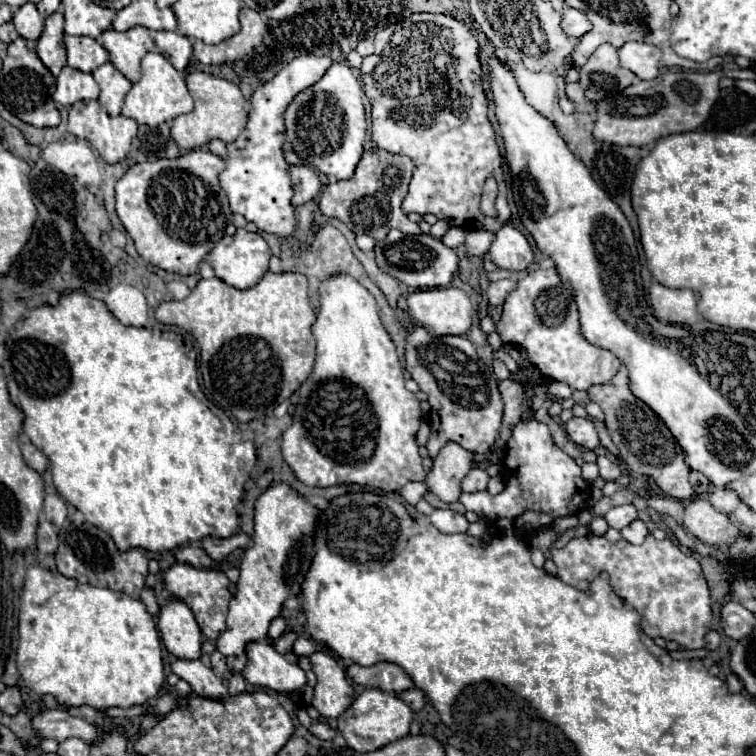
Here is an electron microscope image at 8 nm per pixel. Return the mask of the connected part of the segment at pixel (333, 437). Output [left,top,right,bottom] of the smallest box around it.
[282,275,424,493]

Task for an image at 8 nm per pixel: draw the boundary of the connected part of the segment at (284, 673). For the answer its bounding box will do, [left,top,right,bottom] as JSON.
[242,643,308,695]

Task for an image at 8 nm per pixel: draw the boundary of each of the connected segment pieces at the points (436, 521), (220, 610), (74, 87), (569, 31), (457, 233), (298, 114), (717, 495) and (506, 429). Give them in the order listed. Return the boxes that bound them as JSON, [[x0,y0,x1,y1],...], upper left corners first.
[[430,509,468,533],[164,563,232,641],[52,65,100,107],[560,7,590,37],[442,227,466,249],[286,63,366,179],[708,485,740,513],[500,379,524,441]]

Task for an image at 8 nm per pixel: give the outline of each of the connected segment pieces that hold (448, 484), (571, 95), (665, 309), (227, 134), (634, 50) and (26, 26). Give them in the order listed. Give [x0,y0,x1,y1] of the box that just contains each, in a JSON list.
[[424,443,472,503],[566,82,584,103],[650,283,698,325],[172,71,246,149],[618,41,662,81],[12,3,44,41]]

